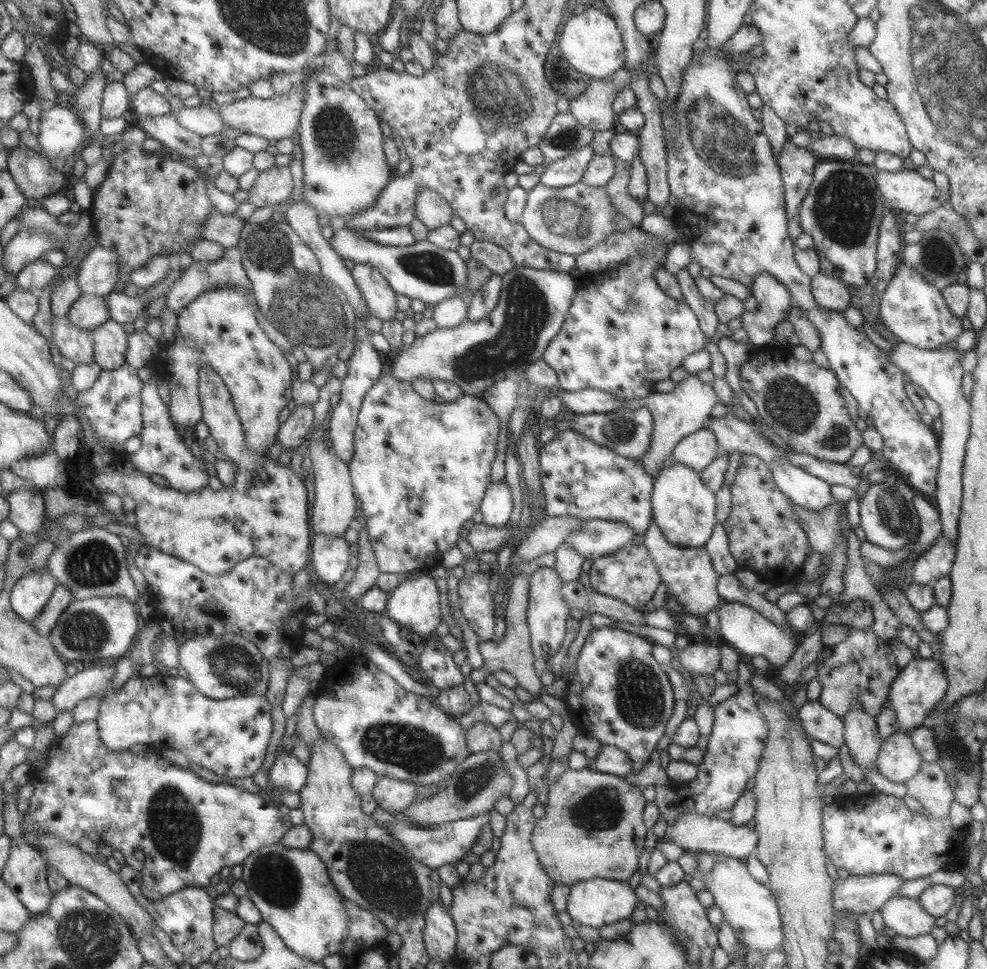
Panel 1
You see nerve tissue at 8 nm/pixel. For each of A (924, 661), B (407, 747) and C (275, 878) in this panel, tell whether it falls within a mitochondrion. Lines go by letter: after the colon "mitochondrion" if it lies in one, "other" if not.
A: other
B: mitochondrion
C: mitochondrion

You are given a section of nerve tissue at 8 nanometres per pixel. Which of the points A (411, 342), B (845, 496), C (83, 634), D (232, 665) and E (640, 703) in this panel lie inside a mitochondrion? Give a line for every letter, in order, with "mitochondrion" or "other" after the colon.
A: other
B: other
C: mitochondrion
D: mitochondrion
E: mitochondrion

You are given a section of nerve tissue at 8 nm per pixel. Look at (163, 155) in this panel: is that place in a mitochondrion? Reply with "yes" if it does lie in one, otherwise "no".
no

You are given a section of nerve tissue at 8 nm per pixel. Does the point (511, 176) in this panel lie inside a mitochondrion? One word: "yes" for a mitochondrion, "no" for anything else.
no

